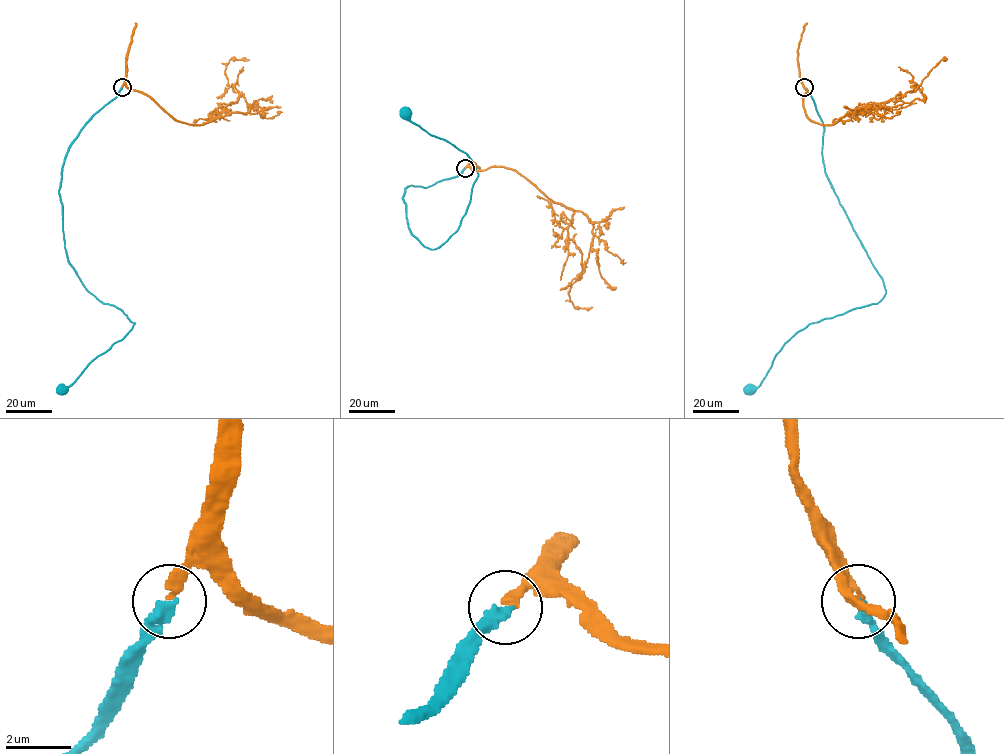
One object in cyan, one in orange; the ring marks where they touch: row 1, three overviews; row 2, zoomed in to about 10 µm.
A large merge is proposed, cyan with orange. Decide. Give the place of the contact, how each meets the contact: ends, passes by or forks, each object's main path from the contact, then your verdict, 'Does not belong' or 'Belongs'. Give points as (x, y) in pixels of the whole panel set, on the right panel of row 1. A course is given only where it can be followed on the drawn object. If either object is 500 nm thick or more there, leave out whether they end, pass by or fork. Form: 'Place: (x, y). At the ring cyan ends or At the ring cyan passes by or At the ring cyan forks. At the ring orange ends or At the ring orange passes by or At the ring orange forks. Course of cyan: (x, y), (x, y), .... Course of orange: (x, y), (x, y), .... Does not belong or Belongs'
Place: (804, 87). At the ring cyan ends. At the ring orange ends. Course of cyan: (804, 87), (824, 129), (826, 176), (886, 292), (876, 303), (798, 331), (775, 355), (760, 384), (748, 391). Course of orange: (804, 87), (806, 116), (820, 124), (833, 124), (844, 115), (870, 111), (914, 91), (943, 59). Belongs

